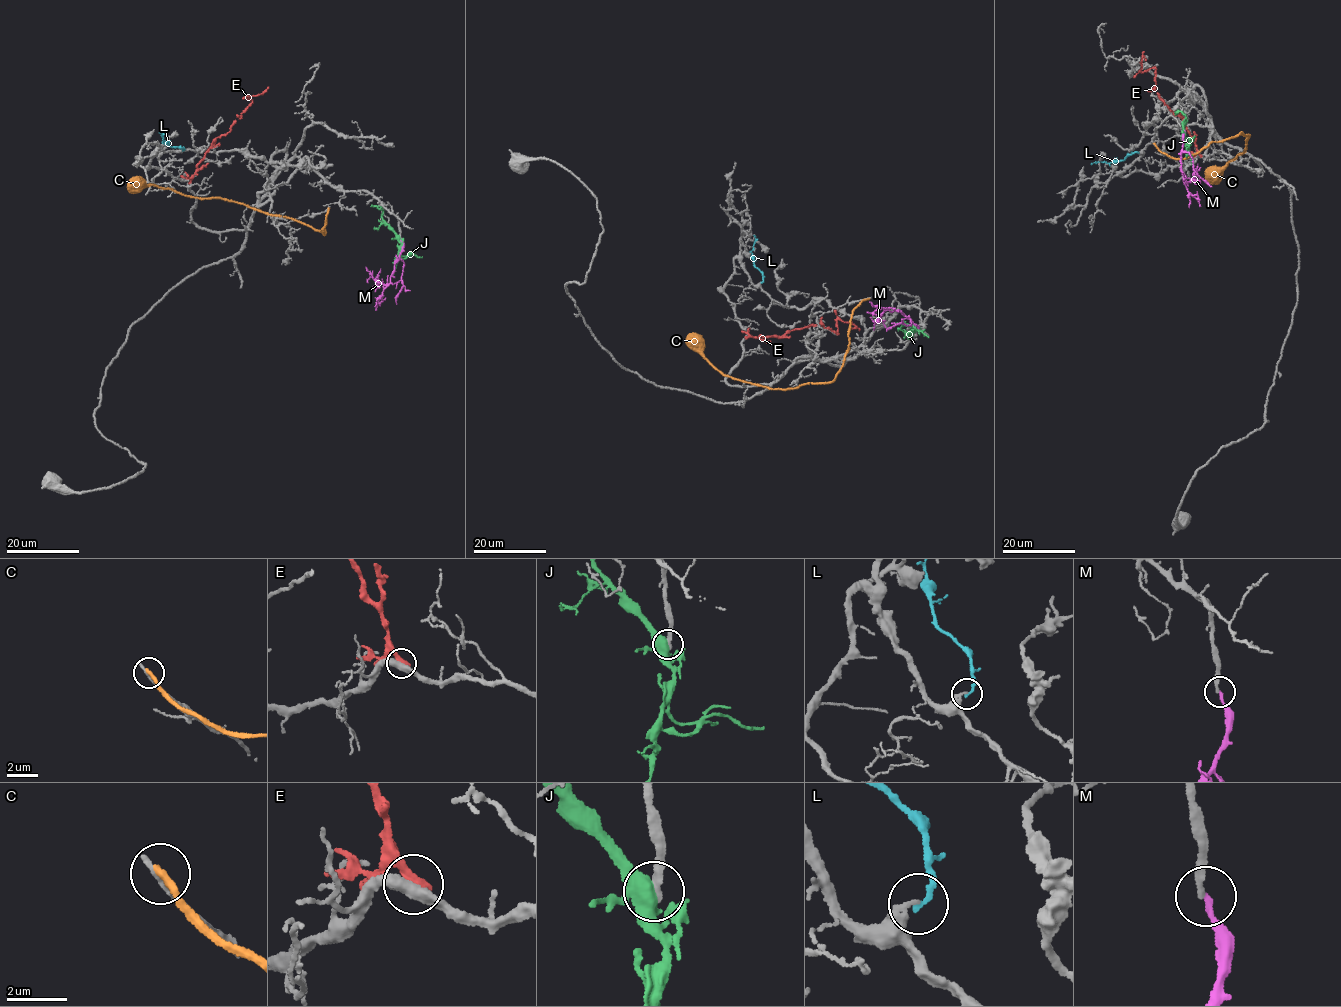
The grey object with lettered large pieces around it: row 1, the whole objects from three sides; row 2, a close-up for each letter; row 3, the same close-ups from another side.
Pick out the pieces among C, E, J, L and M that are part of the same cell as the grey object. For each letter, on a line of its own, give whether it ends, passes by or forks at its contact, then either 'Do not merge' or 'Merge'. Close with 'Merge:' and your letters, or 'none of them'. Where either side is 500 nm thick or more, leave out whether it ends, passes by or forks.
C: It ends there. Do not merge
E: It ends there. Do not merge
J: It forks there. Do not merge
L: It ends there. Do not merge
M: It ends there. Do not merge
Merge: none of them

